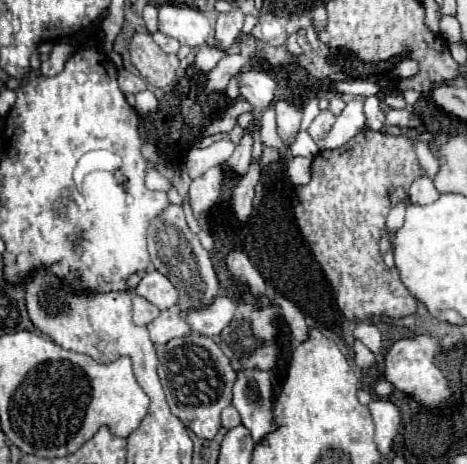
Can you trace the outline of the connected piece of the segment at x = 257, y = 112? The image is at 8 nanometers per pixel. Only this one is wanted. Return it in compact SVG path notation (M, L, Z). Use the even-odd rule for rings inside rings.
M261 69L239 73L239 93L253 105L251 113L255 117L255 125L259 123L265 107L273 101L273 91L275 91L275 79L269 73Z

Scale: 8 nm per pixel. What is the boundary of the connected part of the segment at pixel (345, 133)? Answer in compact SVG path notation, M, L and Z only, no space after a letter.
M353 99L347 103L343 113L337 117L333 129L327 137L317 141L319 149L337 149L345 145L355 133L359 133L365 127L365 115L363 115L363 103L359 99Z

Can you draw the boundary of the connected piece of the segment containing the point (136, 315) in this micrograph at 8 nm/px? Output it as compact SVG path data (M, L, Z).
M133 295L133 323L147 325L159 315L159 309L153 307L147 299L141 299L139 295Z

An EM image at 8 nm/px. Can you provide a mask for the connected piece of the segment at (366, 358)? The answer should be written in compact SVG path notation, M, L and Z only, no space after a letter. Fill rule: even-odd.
M355 341L353 351L355 351L355 363L357 363L357 367L371 365L371 357L373 357L373 353L371 353L361 341Z

